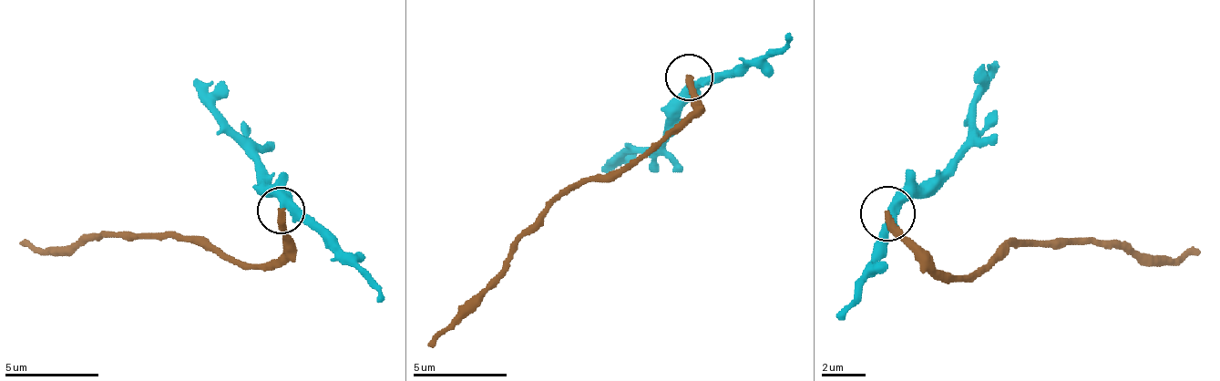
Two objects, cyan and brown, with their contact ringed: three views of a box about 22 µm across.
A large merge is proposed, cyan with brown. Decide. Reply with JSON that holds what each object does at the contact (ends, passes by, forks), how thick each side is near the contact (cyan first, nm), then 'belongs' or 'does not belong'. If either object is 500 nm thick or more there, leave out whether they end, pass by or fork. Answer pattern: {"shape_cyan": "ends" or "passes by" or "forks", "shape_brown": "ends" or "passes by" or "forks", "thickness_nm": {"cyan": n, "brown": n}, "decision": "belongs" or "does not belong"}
{"shape_cyan": "passes by", "shape_brown": "ends", "thickness_nm": {"cyan": 380, "brown": 360}, "decision": "does not belong"}

